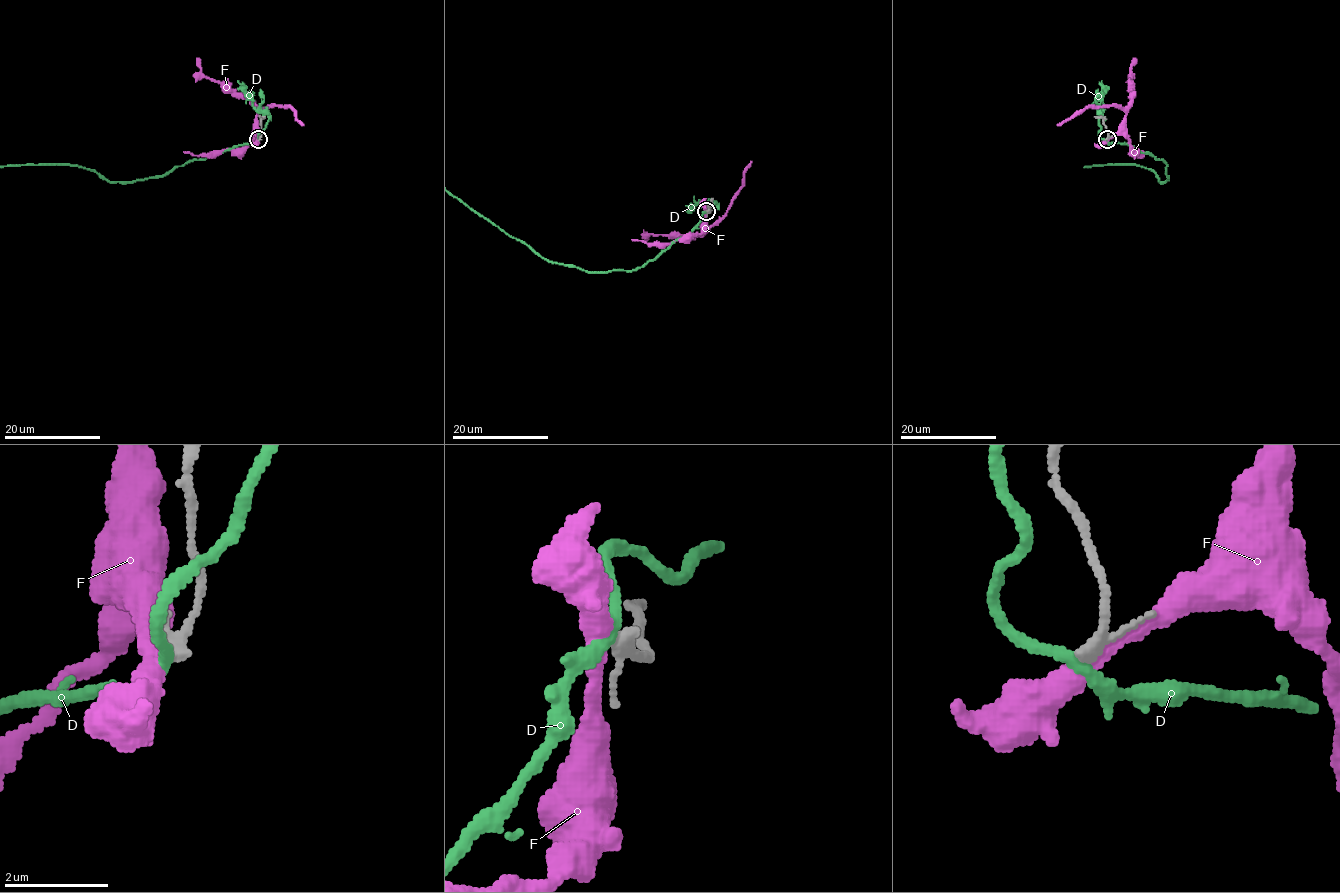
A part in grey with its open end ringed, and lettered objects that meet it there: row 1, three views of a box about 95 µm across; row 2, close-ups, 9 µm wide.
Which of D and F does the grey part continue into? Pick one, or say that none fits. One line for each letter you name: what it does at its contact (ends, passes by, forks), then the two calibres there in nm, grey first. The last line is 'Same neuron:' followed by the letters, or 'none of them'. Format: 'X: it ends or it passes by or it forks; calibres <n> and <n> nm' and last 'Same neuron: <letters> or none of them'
Same neuron: none of them

